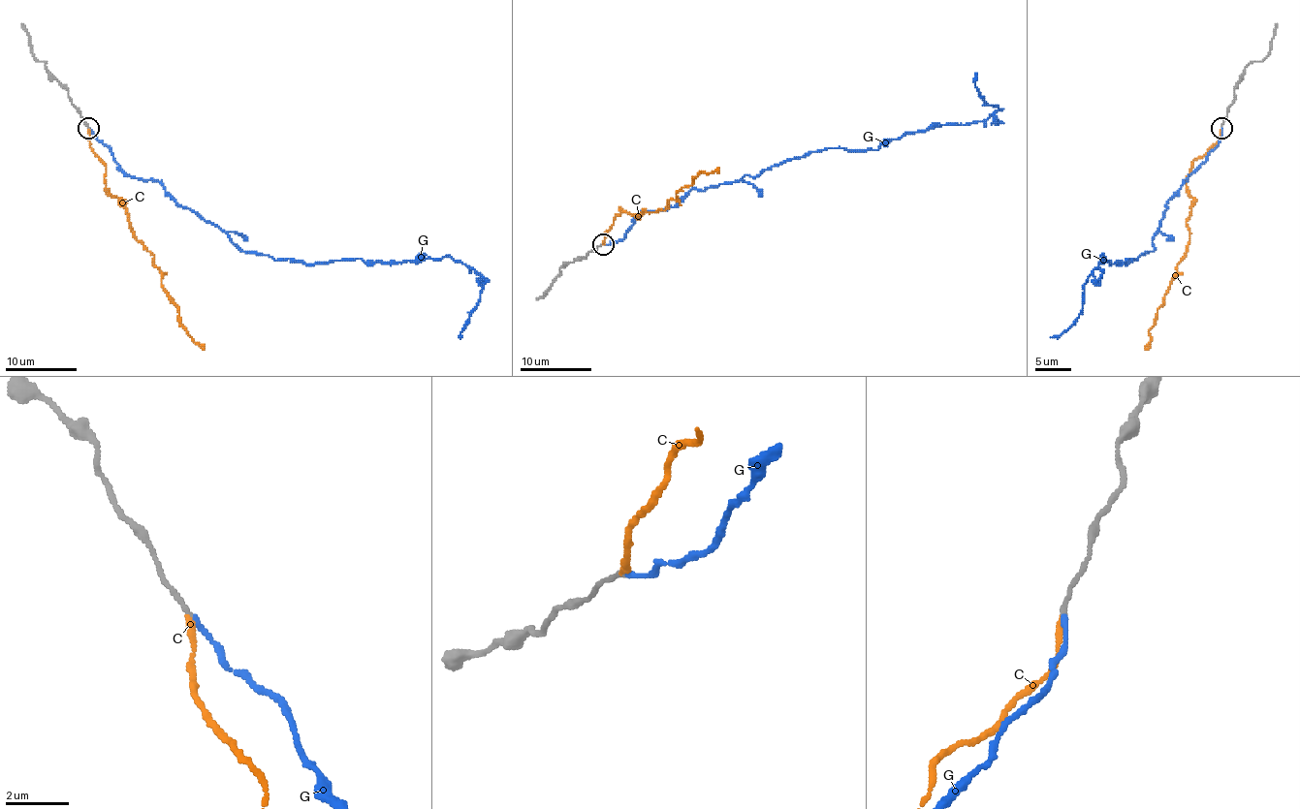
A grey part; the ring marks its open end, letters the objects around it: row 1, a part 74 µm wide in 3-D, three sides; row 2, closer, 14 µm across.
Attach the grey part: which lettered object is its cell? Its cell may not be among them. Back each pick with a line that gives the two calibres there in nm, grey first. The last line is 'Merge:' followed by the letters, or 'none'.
C: Thickness 150 nm (grey) against 170 nm
Merge: C

